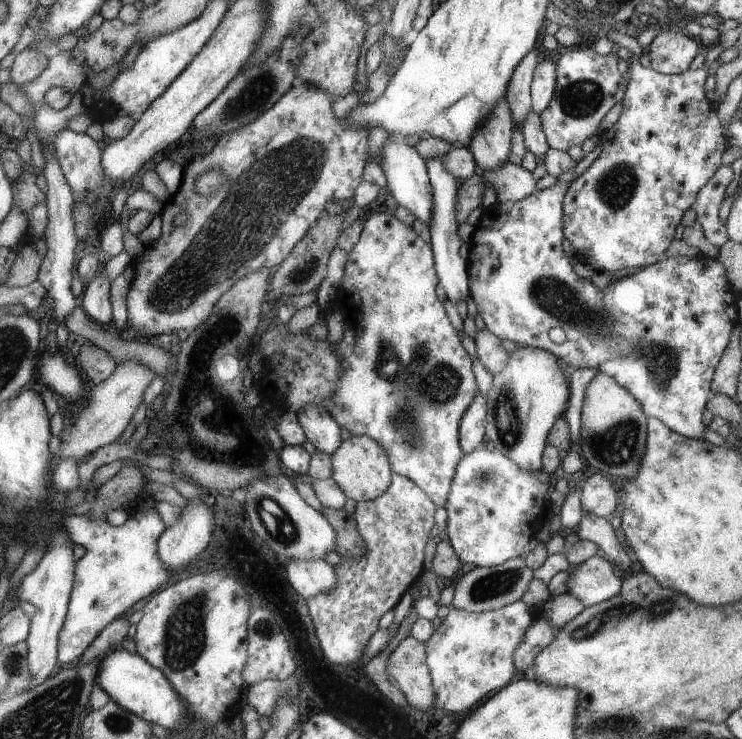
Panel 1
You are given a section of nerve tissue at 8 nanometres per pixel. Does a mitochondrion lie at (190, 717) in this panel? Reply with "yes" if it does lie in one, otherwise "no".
no

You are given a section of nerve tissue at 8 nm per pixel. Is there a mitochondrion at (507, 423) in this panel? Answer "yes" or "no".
yes

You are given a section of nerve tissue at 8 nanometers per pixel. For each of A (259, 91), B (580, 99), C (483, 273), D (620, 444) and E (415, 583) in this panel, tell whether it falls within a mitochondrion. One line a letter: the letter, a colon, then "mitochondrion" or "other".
A: mitochondrion
B: mitochondrion
C: other
D: mitochondrion
E: other

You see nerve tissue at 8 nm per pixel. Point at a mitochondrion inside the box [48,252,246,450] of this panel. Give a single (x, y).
(225, 331)

